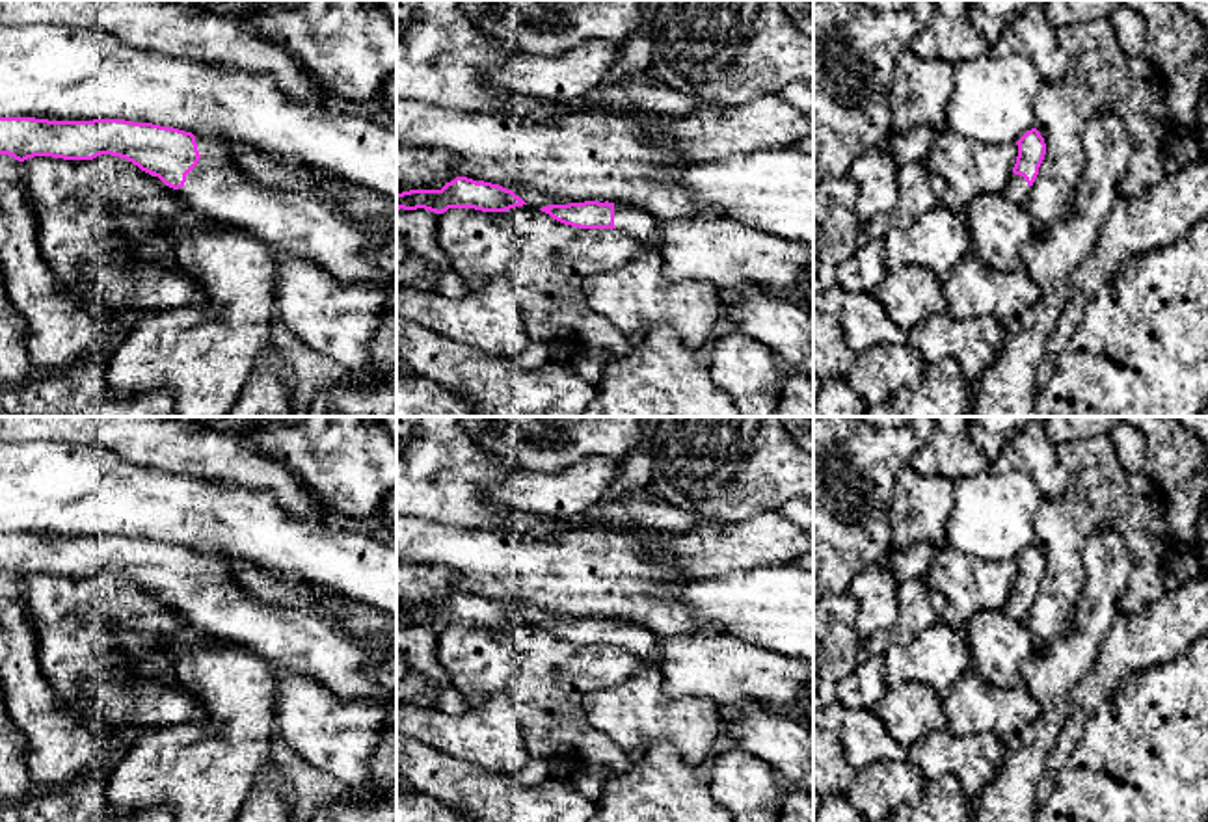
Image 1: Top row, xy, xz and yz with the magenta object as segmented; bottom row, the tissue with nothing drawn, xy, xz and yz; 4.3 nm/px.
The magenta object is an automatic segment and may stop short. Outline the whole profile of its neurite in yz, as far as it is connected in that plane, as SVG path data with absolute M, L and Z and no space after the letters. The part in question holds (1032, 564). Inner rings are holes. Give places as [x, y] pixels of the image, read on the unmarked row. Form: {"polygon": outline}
{"polygon": "M1031 545L1016 558L1016 562L1018 573L1013 584L1014 593L1011 595L1011 604L1003 610L1003 614L1018 623L1026 623L1046 571L1046 560L1040 549Z"}

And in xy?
{"polygon": "M0 534L0 571L13 573L19 578L34 573L63 577L93 577L101 571L119 573L177 606L190 627L251 647L270 664L307 673L344 701L372 699L387 707L396 701L396 694L391 688L378 686L372 679L369 649L341 634L328 617L313 610L285 608L261 601L236 584L227 560L220 556L125 536L48 537Z"}

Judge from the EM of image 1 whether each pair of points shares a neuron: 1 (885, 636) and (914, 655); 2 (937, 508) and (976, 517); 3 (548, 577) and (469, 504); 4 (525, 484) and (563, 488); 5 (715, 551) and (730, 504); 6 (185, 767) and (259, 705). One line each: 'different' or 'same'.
1: different
2: different
3: different
4: same
5: different
6: same

